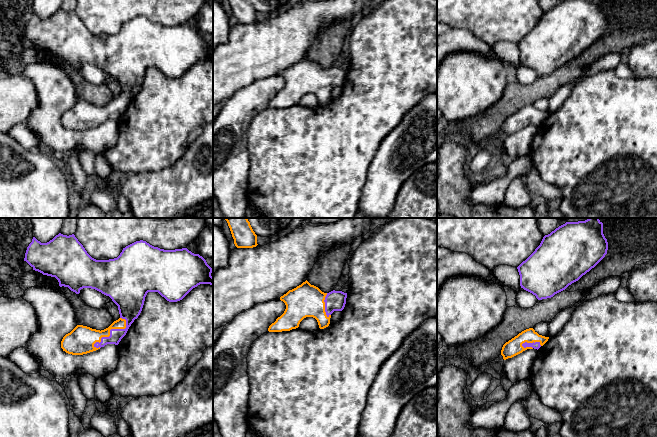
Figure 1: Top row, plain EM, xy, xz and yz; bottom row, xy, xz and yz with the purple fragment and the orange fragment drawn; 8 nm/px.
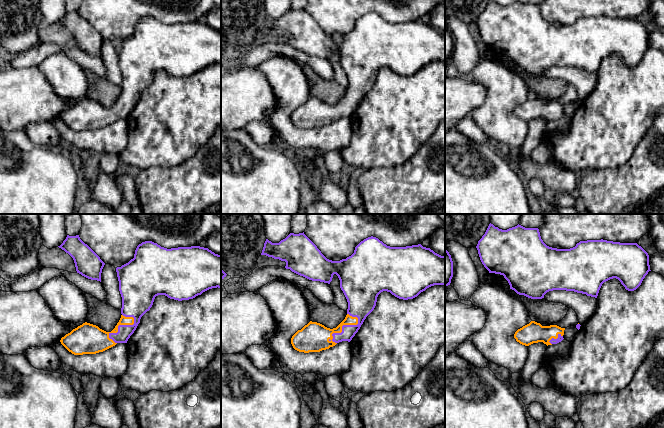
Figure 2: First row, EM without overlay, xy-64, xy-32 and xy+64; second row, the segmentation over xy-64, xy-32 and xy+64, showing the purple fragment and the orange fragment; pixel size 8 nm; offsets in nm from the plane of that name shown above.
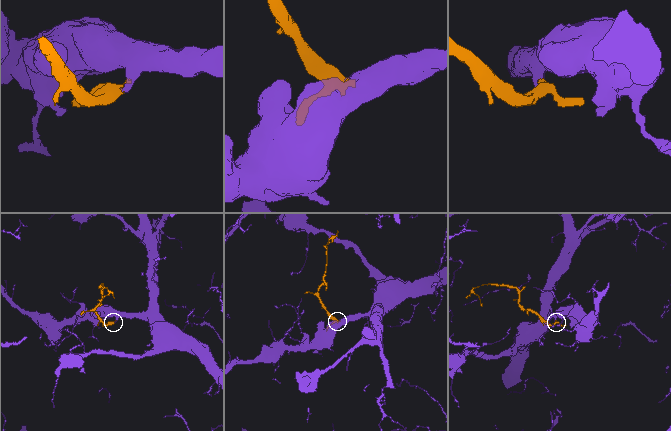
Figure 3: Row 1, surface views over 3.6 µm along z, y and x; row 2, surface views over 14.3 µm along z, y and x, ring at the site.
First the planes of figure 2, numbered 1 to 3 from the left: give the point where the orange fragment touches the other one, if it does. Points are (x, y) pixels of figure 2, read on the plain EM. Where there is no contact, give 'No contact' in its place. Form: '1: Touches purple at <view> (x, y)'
1: Touches purple at xy-64 (118, 102)
2: Touches purple at xy-32 (342, 103)
3: Touches purple at xy+64 (555, 115)

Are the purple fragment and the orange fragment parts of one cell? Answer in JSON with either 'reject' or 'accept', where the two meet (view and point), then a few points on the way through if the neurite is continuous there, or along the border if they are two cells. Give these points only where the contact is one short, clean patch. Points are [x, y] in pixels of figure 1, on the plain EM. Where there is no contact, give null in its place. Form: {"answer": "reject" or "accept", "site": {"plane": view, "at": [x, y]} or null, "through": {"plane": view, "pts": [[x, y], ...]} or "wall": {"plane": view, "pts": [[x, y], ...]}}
{"answer": "accept", "site": {"plane": "xy", "at": [110, 107]}, "through": {"plane": "xy", "pts": [[130, 83], [125, 103], [110, 107], [99, 115], [81, 116]]}}

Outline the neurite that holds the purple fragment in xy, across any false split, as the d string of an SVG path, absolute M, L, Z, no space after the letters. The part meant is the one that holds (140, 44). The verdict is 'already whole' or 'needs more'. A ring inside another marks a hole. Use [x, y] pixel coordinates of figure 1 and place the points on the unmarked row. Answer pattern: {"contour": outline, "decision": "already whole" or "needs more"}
{"contour": "M59 9L47 19L41 19L35 13L27 23L24 37L35 47L55 53L59 62L68 63L76 70L83 64L95 65L109 72L118 82L120 94L104 106L96 106L77 101L61 117L61 124L68 130L83 131L104 123L107 120L118 121L129 103L140 91L148 68L158 68L169 78L182 76L193 64L200 60L213 61L211 44L199 30L187 24L164 26L154 23L146 17L136 17L125 24L117 34L96 36L92 34L74 10Z", "decision": "needs more"}

